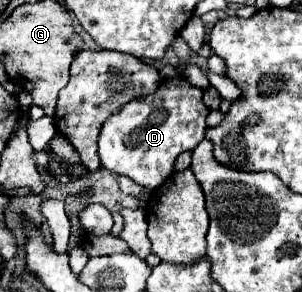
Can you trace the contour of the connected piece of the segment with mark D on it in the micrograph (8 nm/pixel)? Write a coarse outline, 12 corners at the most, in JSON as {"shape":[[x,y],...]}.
{"shape":[[181,75],[99,133],[101,165],[157,189],[205,137],[201,89]]}

